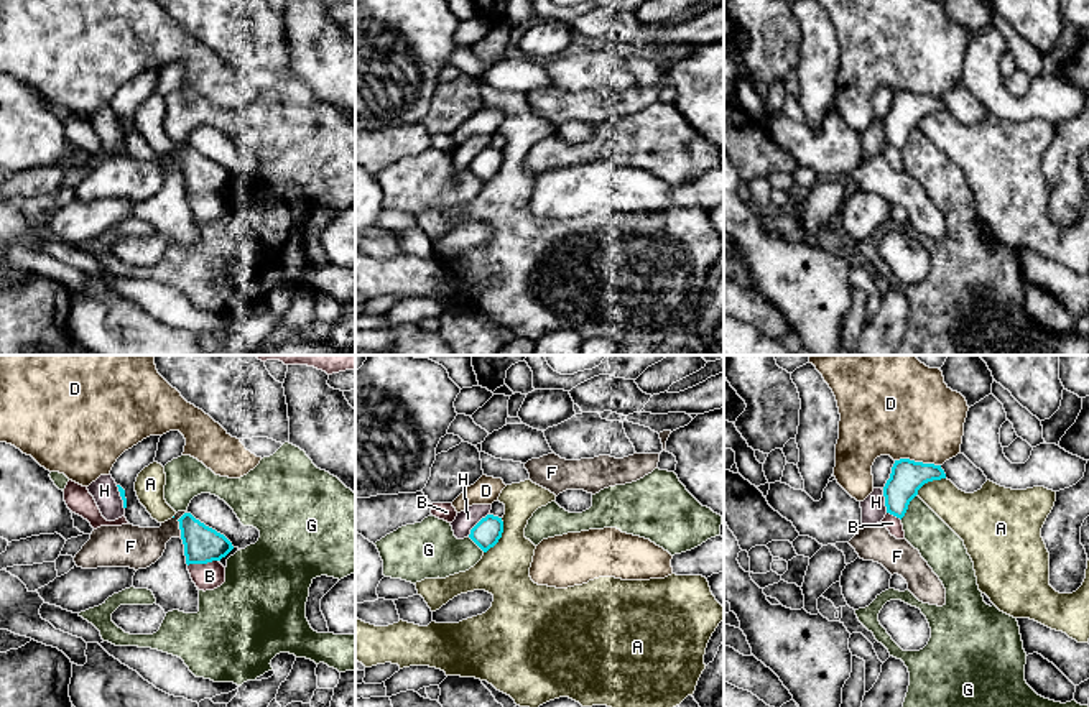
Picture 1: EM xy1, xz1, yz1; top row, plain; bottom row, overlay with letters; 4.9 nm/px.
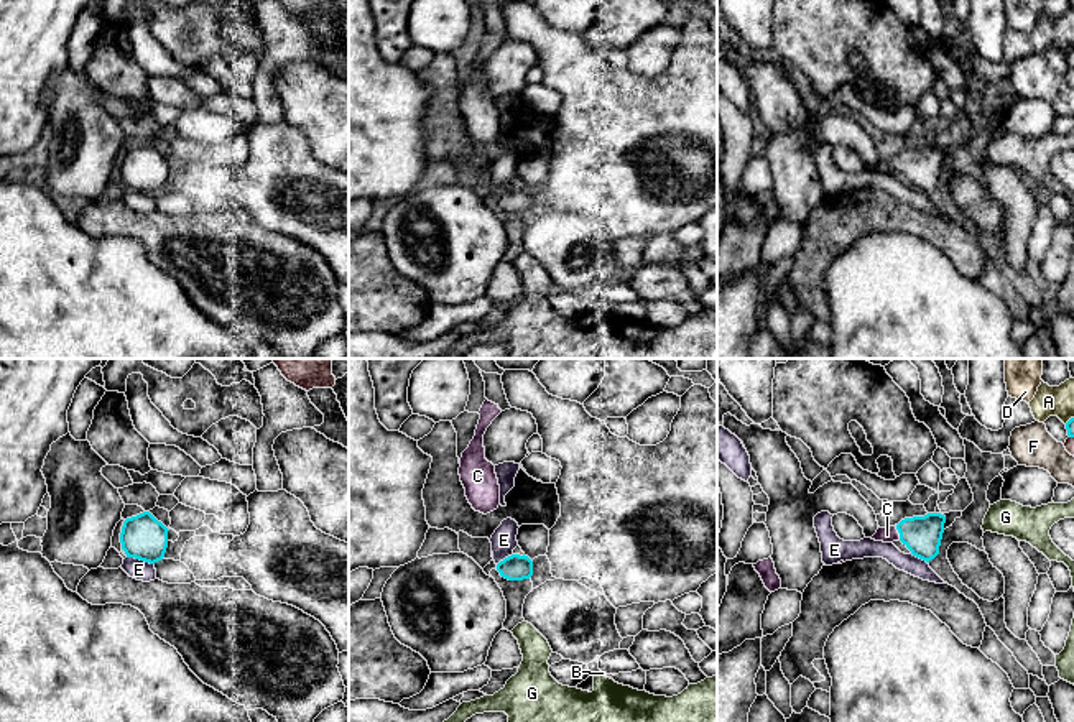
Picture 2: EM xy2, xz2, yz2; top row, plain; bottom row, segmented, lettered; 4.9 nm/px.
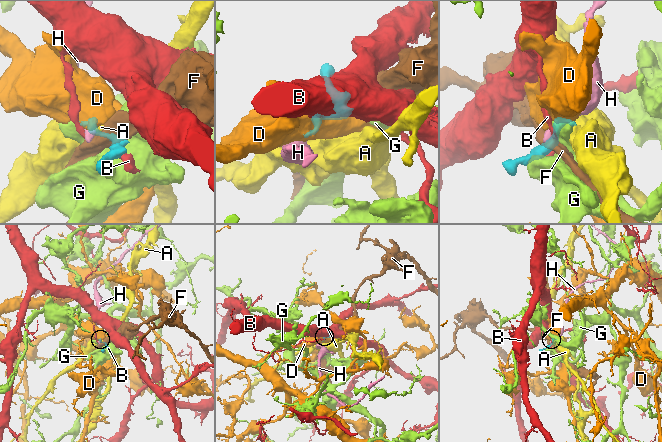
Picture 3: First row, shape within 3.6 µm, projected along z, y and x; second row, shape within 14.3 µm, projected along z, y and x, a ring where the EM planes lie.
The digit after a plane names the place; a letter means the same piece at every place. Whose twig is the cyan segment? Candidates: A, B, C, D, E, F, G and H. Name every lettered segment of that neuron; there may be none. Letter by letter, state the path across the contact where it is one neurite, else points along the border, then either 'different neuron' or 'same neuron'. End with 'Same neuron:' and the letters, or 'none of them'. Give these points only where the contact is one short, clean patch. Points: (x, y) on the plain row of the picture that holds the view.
A: different neuron
B: different neuron
C: runs through yz2 (921, 166), (898, 163), (887, 166); same neuron
D: border along yz1 (895, 91), (913, 91), (940, 97); different neuron
E: border along xy2 (127, 188), (153, 196); different neuron
F: border along xy1 (186, 143), (178, 152), (180, 168); different neuron
G: different neuron
H: border along xz1 (489, 145), (468, 168); different neuron
Same neuron: C

